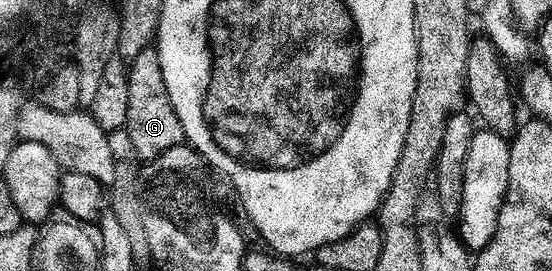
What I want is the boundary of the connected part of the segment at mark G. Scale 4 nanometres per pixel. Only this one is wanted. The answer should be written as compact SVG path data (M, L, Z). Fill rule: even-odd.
M151 47L129 64L128 79L128 123L126 130L132 135L132 144L142 163L155 161L164 151L172 151L172 147L187 144L184 123L180 123L180 115L176 115L176 107L172 107L172 99L168 95L168 83L164 83L164 67L160 63L157 48Z

